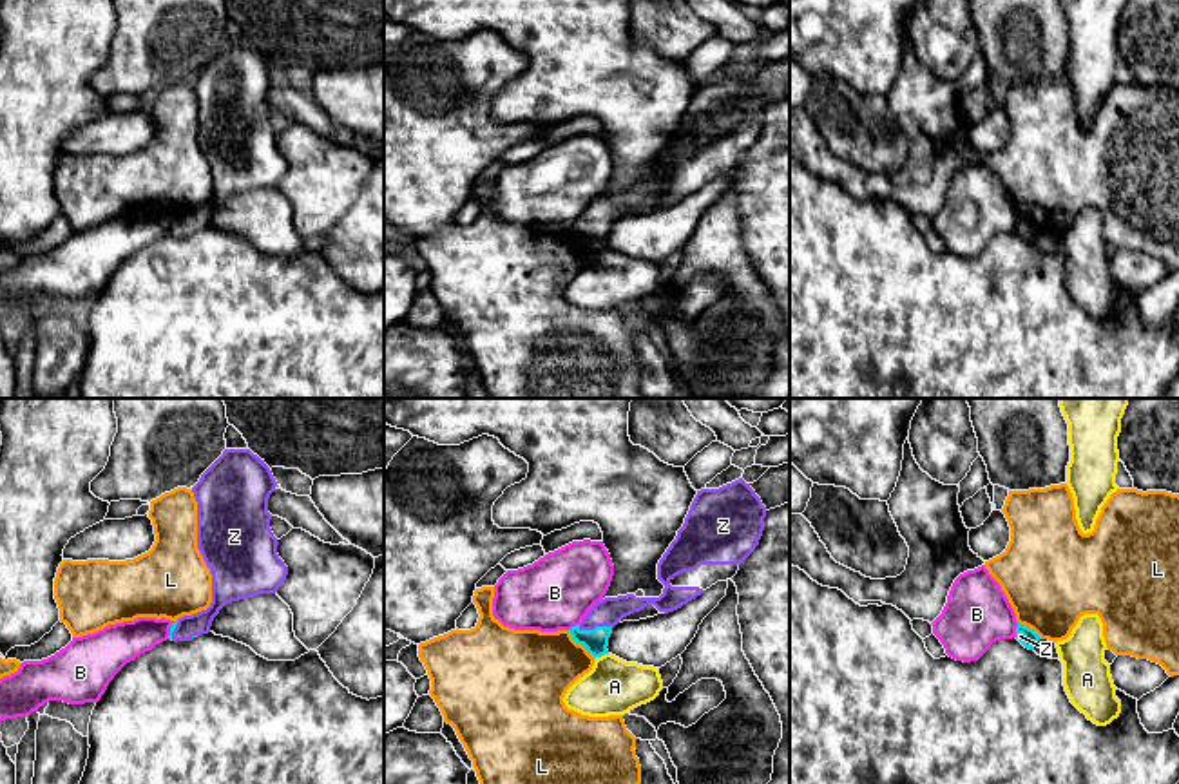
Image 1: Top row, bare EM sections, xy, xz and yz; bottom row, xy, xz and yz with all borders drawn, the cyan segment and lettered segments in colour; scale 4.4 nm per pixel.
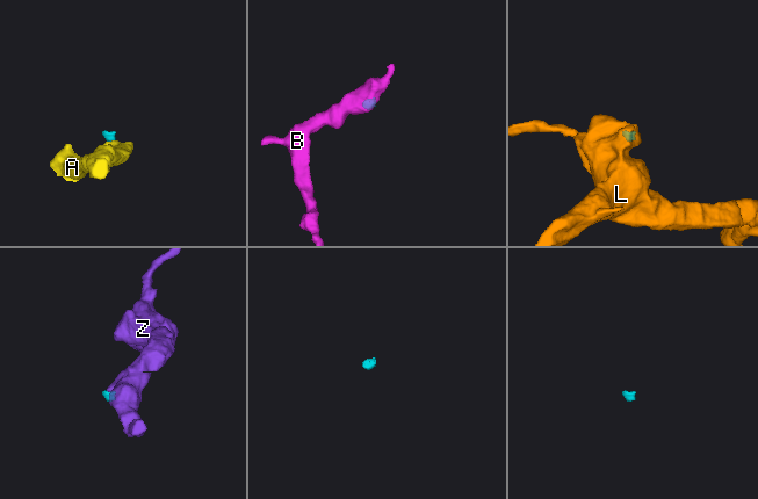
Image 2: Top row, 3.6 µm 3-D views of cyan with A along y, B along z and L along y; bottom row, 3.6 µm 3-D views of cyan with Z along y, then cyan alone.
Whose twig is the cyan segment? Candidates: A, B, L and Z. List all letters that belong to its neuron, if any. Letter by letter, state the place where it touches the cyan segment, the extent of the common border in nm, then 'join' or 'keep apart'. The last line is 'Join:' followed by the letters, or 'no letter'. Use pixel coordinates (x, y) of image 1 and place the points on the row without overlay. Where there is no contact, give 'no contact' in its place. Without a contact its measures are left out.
A: meets cyan in xz at (602, 248); contact 60 nm long; keep apart
B: meets cyan in yz at (1016, 225); contact 70 nm long; keep apart
L: meets cyan in xz at (580, 238); contact 180 nm long; keep apart
Z: meets cyan in xz at (596, 221); contact 160 nm long; join
Join: Z

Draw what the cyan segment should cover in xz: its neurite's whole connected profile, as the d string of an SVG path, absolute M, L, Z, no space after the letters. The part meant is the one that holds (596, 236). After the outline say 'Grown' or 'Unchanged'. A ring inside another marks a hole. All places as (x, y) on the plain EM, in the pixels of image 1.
M743 72L719 83L697 85L683 121L657 158L665 179L659 192L636 188L598 196L569 226L594 252L609 248L612 223L627 210L654 199L674 206L717 176L732 174L755 145L764 125L766 101Z. Grown

